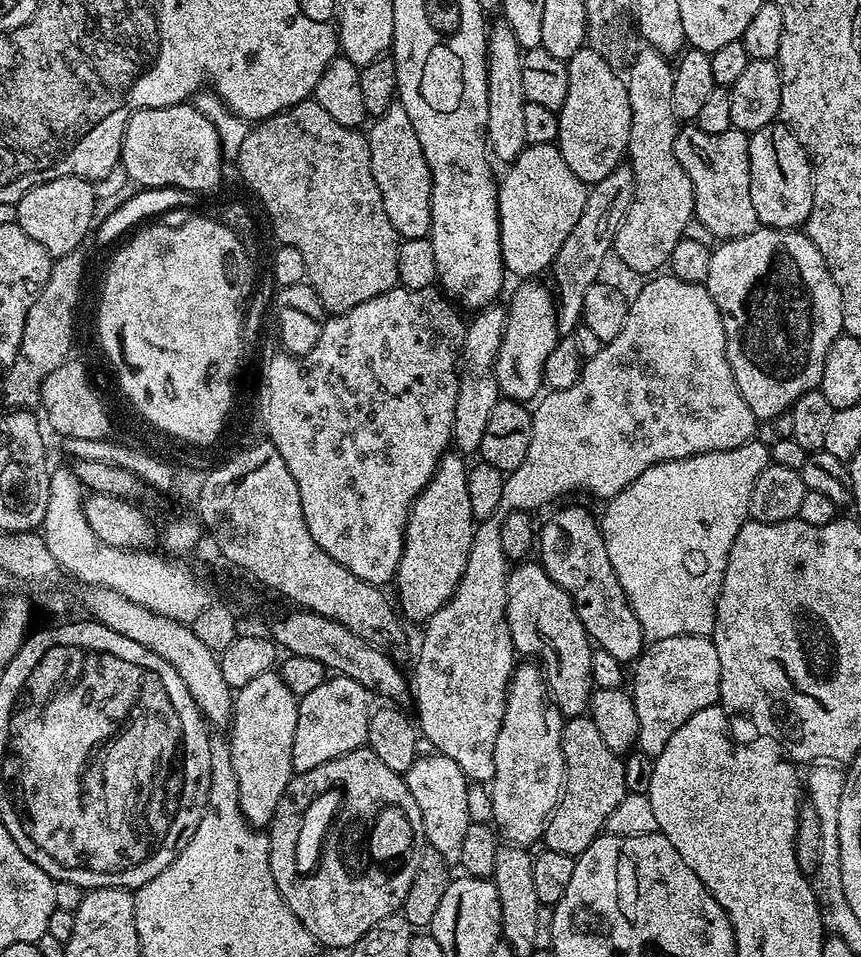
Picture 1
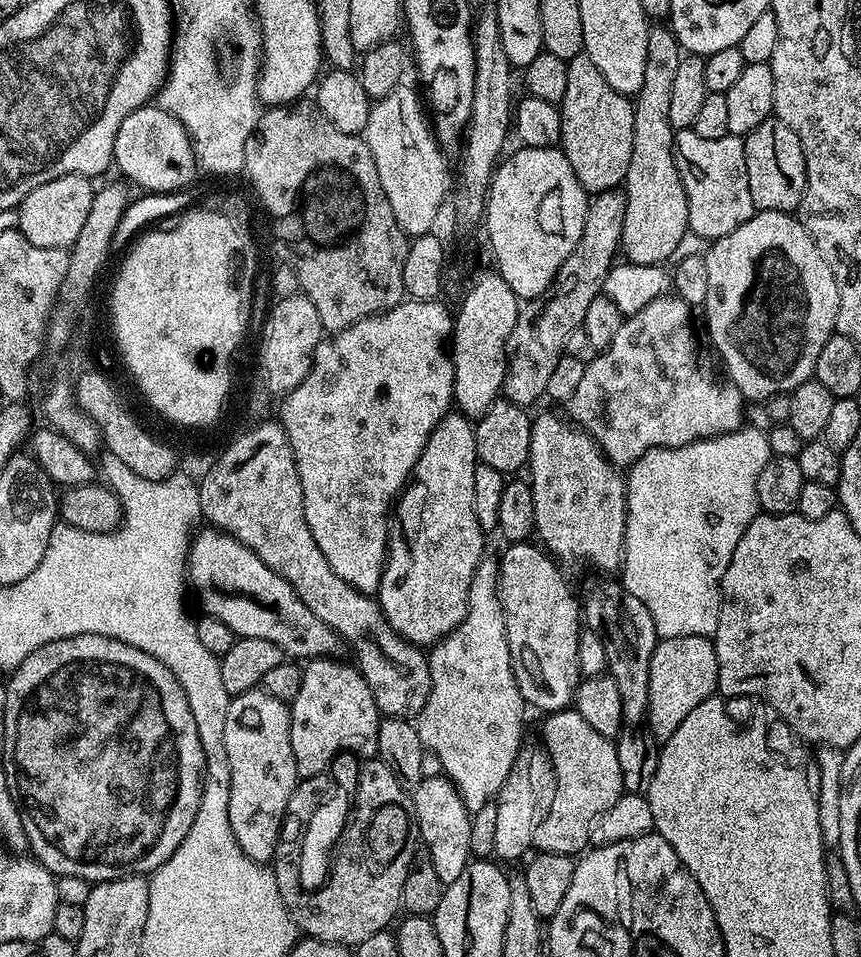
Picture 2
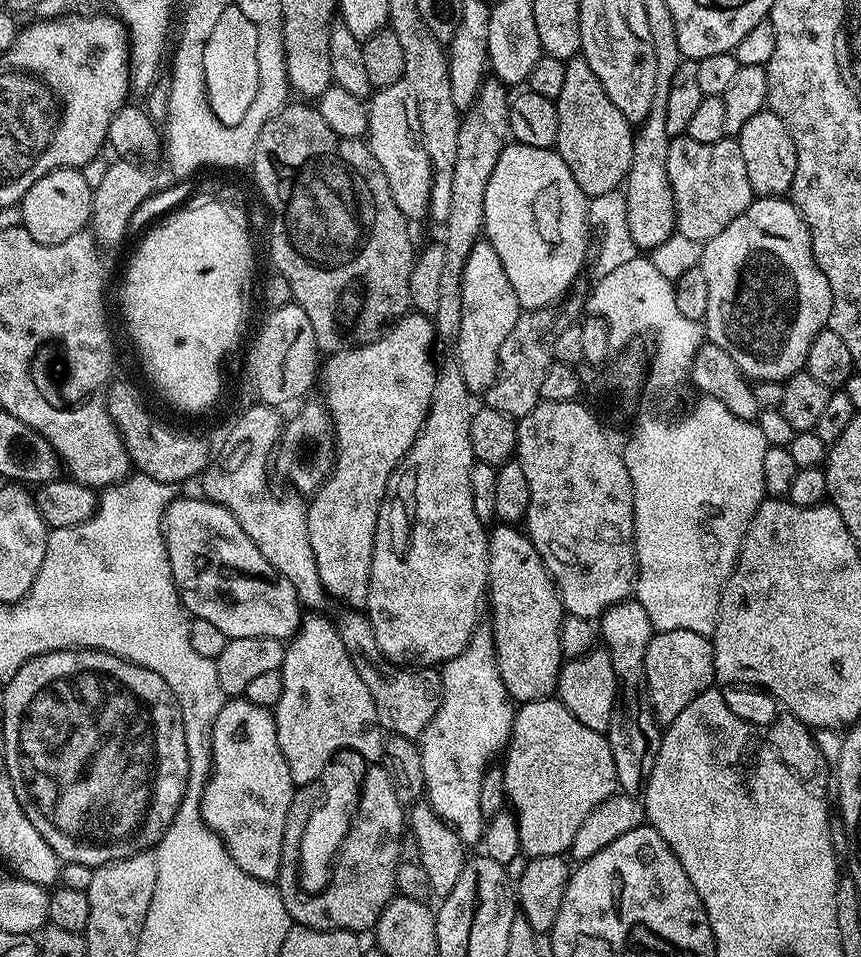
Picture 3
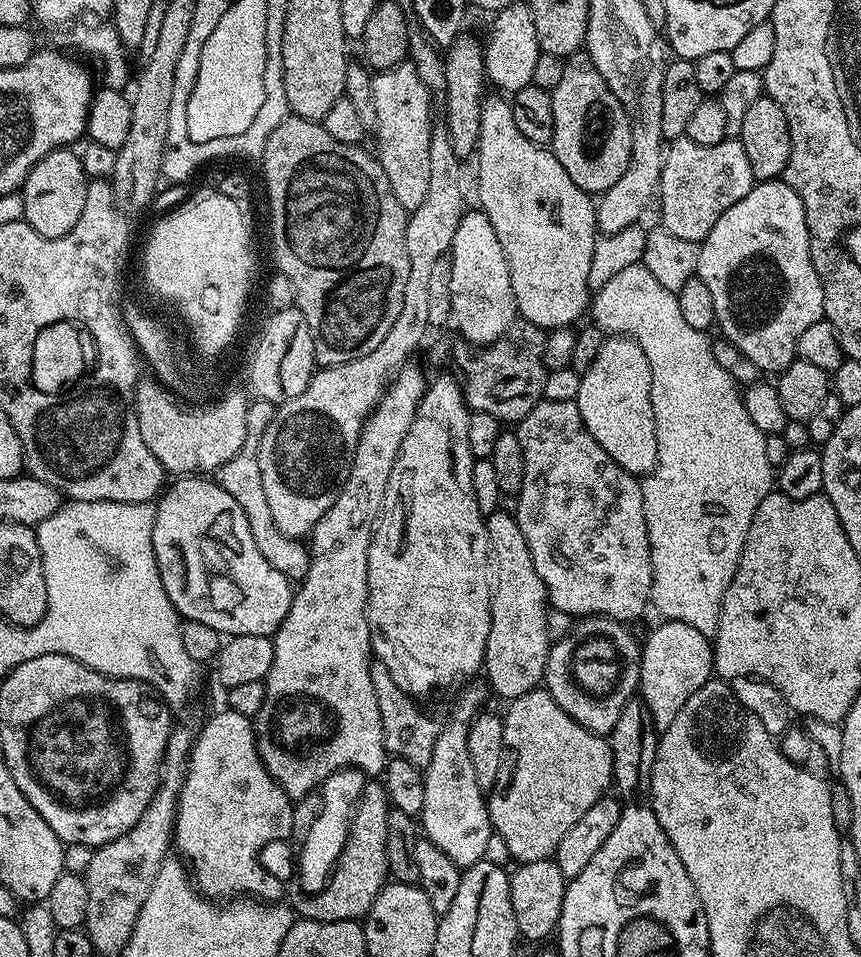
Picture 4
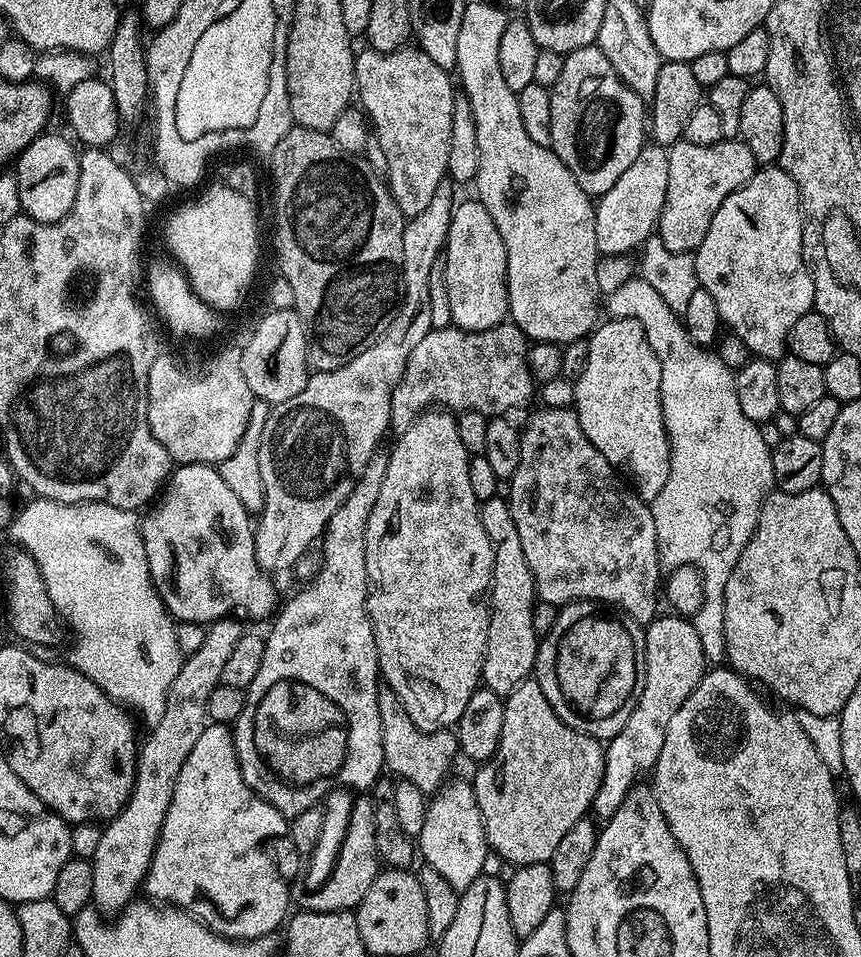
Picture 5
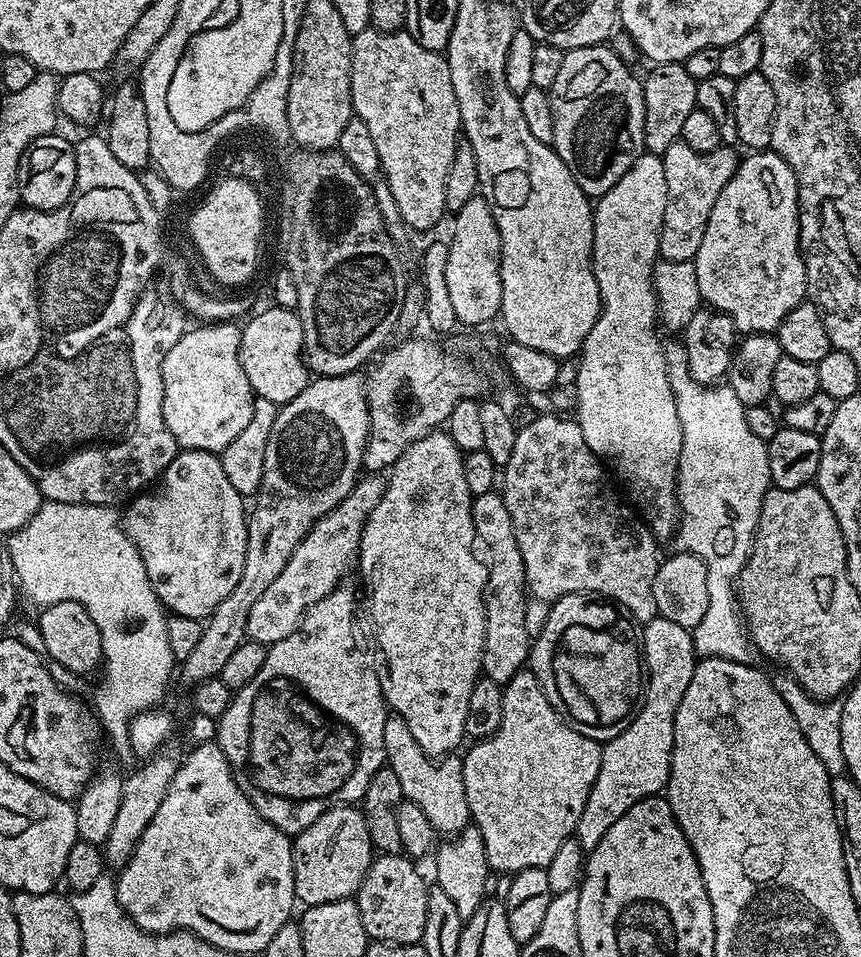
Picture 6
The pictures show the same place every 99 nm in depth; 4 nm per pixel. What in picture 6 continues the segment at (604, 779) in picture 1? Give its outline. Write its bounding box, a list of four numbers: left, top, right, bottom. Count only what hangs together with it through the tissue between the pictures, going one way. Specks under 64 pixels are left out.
[462,670,604,874]

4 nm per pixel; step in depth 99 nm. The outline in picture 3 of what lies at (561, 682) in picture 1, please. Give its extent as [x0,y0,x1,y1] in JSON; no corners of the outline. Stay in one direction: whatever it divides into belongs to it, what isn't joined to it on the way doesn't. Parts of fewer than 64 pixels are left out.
[488,524,566,704]

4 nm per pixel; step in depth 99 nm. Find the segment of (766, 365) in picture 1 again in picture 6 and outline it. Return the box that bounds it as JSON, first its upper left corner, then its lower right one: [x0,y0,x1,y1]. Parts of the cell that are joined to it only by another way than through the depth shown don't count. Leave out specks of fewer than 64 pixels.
[694,150,808,333]

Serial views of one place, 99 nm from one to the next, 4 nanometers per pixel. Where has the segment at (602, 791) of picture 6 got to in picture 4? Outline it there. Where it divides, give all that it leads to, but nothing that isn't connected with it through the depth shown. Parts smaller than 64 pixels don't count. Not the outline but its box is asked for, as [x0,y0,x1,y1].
[638,620,714,730]

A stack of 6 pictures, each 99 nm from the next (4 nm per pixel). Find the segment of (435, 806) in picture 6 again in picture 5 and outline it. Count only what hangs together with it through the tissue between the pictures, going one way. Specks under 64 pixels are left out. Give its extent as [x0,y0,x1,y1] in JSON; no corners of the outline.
[378,686,460,794]

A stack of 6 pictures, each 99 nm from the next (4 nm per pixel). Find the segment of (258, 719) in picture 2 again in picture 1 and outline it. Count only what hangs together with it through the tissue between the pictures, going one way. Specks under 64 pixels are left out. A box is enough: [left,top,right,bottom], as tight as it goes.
[230,670,299,830]

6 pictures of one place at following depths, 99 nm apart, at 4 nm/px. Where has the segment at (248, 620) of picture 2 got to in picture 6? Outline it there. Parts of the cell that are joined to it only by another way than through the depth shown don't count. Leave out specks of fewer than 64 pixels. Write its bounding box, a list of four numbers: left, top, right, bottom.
[123,450,248,621]

